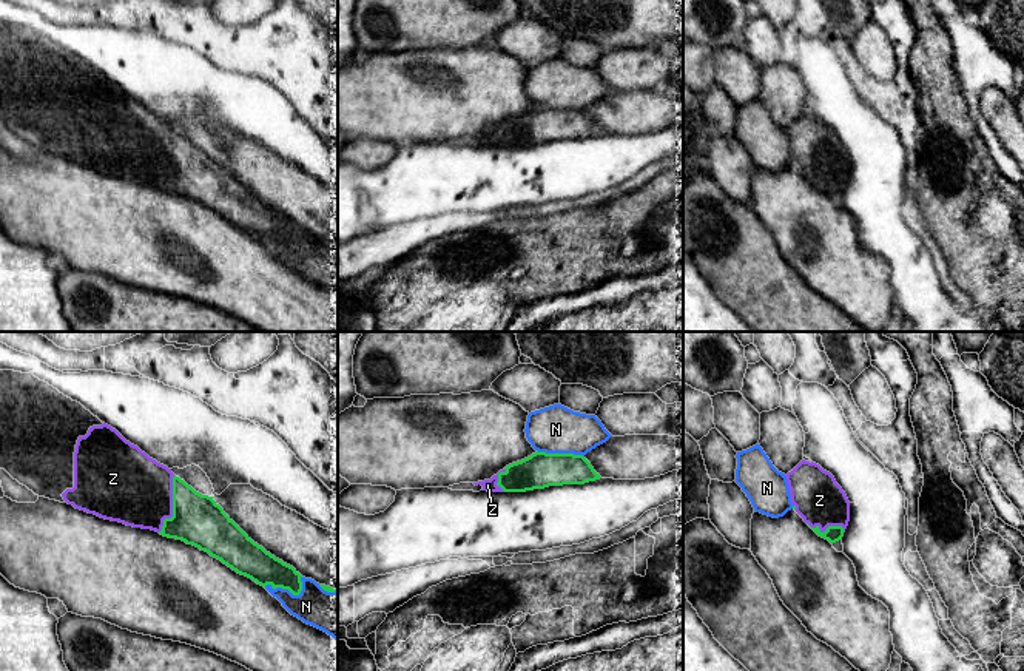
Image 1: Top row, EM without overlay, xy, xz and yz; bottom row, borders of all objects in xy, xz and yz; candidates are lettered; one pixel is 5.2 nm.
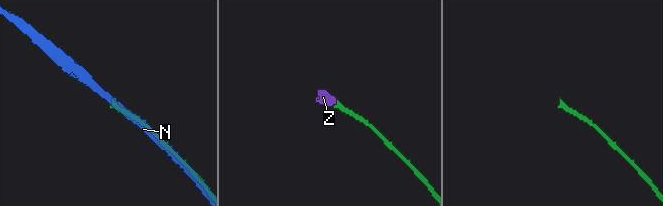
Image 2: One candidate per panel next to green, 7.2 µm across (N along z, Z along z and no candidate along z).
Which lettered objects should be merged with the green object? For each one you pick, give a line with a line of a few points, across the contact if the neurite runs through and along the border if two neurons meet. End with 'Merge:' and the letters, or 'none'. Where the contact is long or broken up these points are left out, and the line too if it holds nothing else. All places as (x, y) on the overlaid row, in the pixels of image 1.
Z: line xy (198, 520), (179, 512), (173, 506), (130, 488)
Merge: Z

